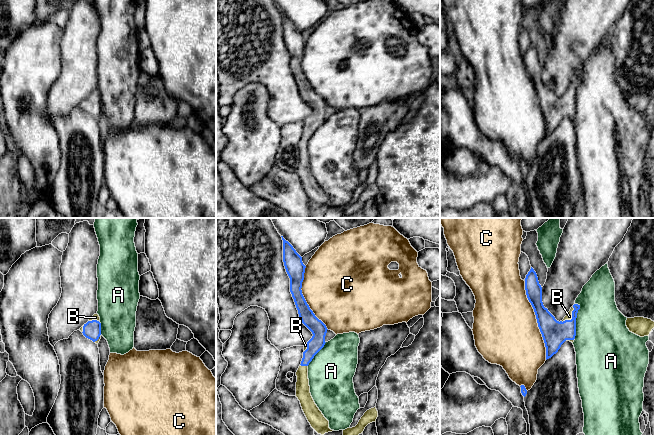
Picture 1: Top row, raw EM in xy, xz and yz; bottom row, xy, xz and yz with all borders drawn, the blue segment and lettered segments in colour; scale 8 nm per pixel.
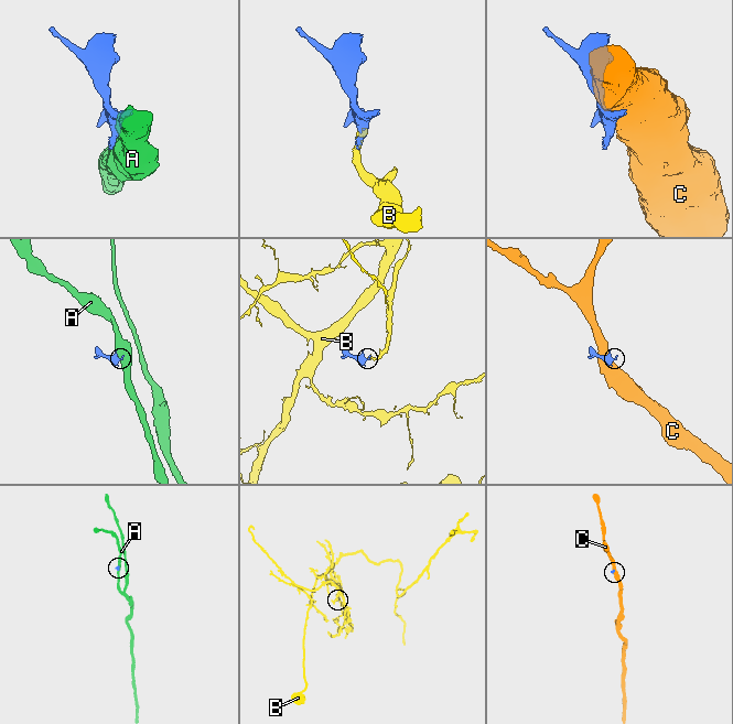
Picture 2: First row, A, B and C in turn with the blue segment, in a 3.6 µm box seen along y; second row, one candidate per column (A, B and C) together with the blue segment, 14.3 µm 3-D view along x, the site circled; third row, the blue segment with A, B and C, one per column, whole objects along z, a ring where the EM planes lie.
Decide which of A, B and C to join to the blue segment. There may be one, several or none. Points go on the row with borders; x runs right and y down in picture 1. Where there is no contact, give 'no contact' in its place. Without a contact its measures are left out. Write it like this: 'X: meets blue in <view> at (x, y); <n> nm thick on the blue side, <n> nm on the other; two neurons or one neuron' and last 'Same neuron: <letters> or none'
A: meets blue in yz at (575, 321); 200 nm thick on the blue side, 420 nm on the other; two neurons
B: meets blue in yz at (572, 318); 200 nm thick on the blue side, 50 nm on the other; one neuron
C: meets blue in yz at (537, 320); 200 nm thick on the blue side, 480 nm on the other; two neurons
Same neuron: B

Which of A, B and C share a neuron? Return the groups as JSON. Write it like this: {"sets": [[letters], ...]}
{"sets": [["A"], ["B"], ["C"]]}

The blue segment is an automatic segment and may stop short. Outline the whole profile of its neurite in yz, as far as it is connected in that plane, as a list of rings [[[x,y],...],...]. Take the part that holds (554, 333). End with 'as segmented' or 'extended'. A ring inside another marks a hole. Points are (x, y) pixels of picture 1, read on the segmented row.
[[[531,267],[530,271],[528,272],[528,274],[526,275],[526,278],[525,278],[525,290],[526,290],[527,298],[528,298],[529,302],[531,303],[531,305],[534,309],[537,323],[538,323],[538,327],[540,329],[540,332],[542,334],[542,337],[543,337],[543,340],[545,343],[546,360],[547,360],[558,352],[561,345],[565,341],[570,341],[572,343],[574,342],[575,336],[576,336],[576,318],[577,318],[578,310],[580,309],[580,305],[574,304],[571,307],[568,314],[564,317],[564,319],[560,322],[557,321],[555,319],[555,317],[543,305],[542,287],[539,284],[537,274],[532,267]]]; extended

